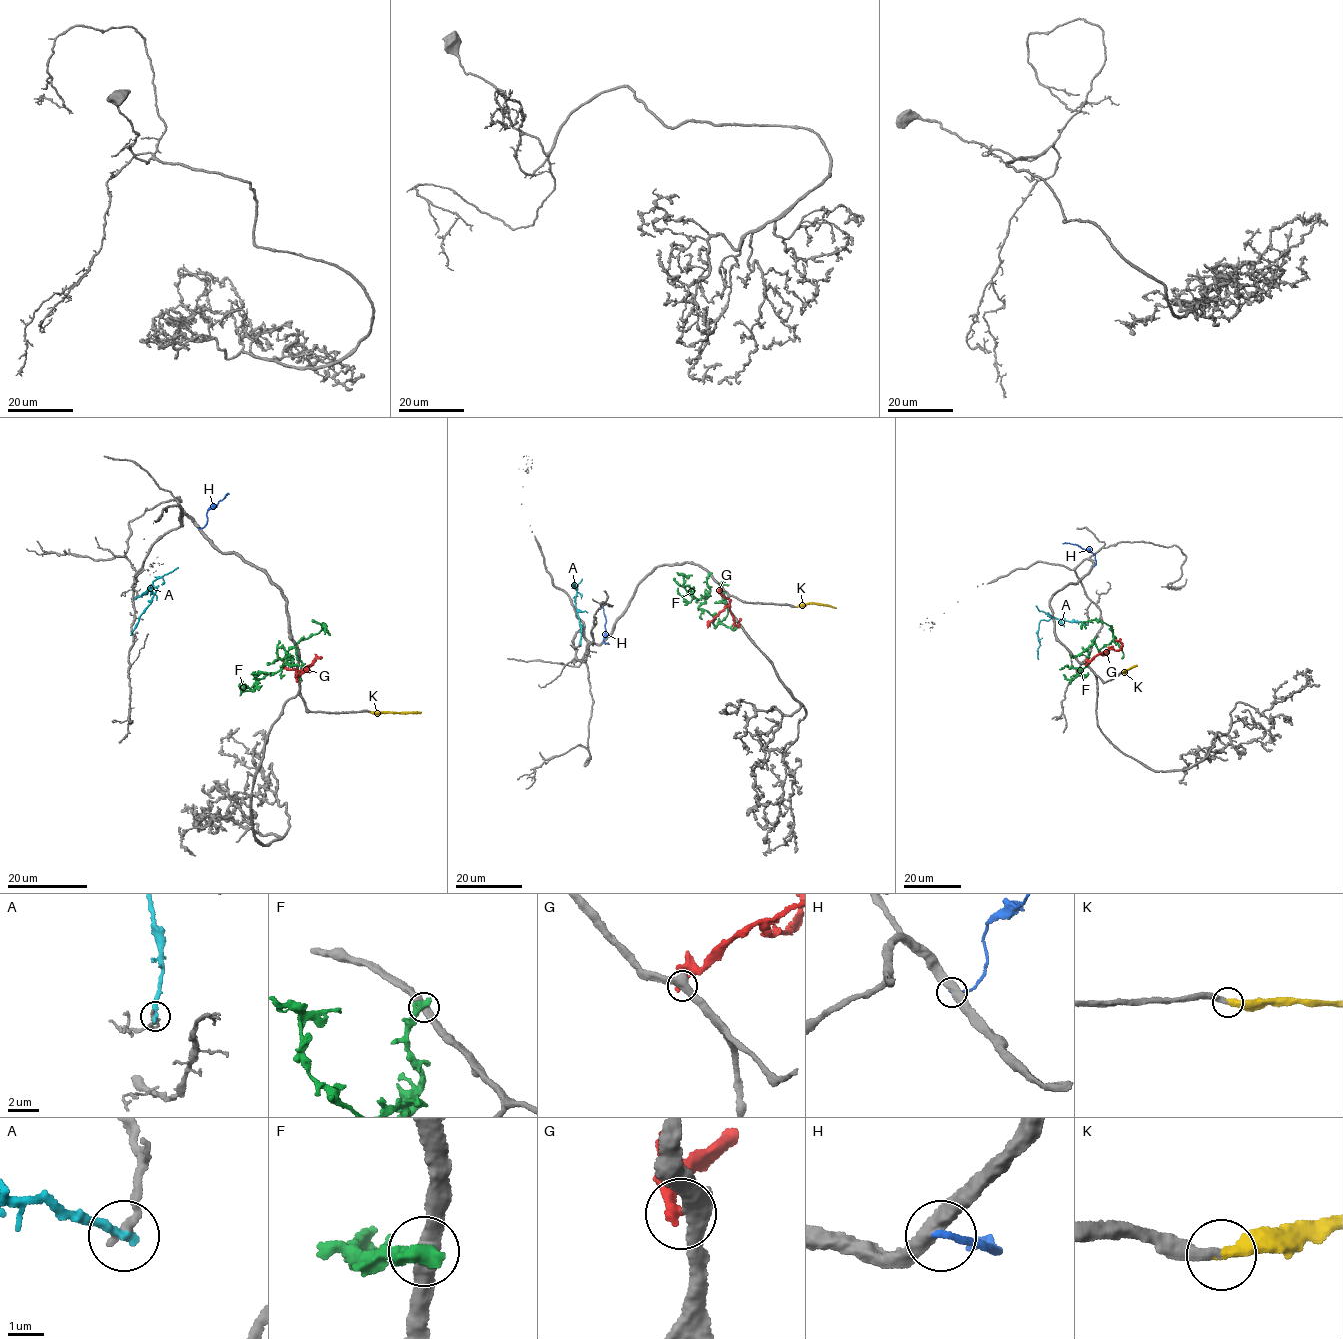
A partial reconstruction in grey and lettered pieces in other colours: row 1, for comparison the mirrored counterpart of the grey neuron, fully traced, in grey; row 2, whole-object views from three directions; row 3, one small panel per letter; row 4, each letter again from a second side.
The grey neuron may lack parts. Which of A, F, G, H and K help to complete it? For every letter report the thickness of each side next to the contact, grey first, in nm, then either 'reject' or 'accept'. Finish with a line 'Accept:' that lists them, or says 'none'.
A: 280 nm thick on the grey side, 280 nm on the other; reject
F: 440 nm thick on the grey side, 550 nm on the other; reject
G: 550 nm thick on the grey side, 360 nm on the other; reject
H: 480 nm thick on the grey side, 180 nm on the other; reject
K: 320 nm thick on the grey side, 400 nm on the other; accept
Accept: K

